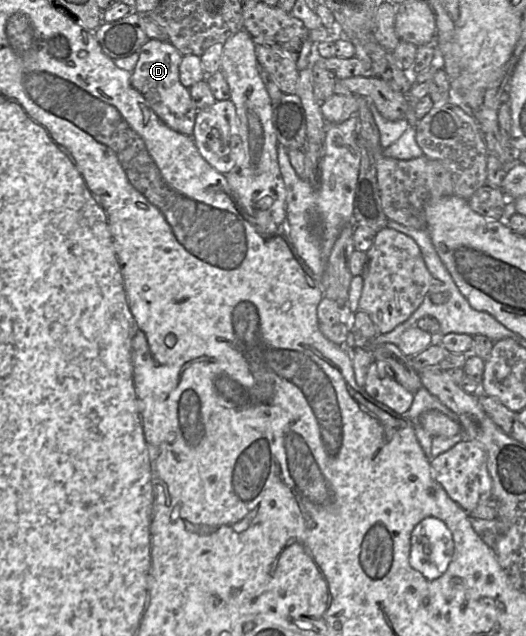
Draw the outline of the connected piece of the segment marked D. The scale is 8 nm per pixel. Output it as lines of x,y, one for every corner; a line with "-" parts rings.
149,39
140,48
140,57
131,74
130,83
146,100
156,115
171,129
192,137
198,110
191,97
189,88
183,86
179,78
179,66
183,55
171,44
170,41

